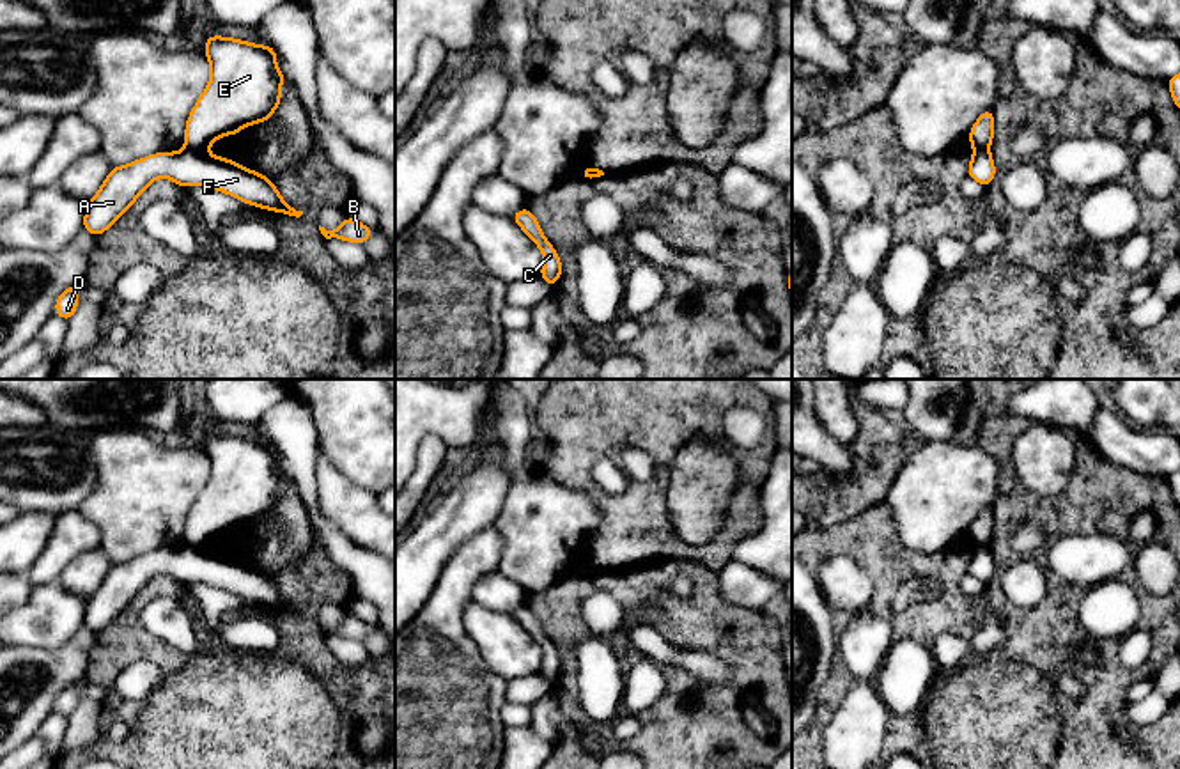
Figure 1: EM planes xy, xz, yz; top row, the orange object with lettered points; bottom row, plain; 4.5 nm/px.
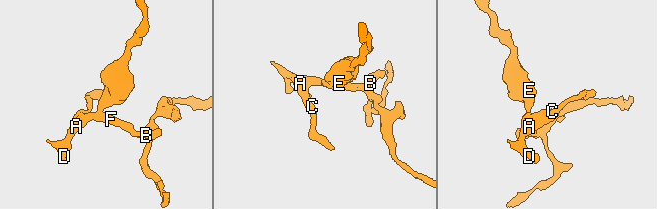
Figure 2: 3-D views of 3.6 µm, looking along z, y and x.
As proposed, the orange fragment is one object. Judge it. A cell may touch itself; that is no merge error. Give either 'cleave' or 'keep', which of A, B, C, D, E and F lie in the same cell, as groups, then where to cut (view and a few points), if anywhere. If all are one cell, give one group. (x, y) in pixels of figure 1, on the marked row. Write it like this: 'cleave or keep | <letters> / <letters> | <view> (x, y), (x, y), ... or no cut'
cleave | A B C D F / E | xy (186, 147), (204, 153)

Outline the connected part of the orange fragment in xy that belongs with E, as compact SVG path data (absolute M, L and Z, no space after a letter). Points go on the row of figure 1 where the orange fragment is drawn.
M209 35L204 53L211 62L211 80L184 131L184 145L195 152L206 152L211 142L245 126L268 122L287 78L278 71L276 51L269 44Z

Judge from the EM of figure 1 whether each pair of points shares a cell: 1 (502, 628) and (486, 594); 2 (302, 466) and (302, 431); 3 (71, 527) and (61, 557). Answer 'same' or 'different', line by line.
1: different
2: same
3: same

